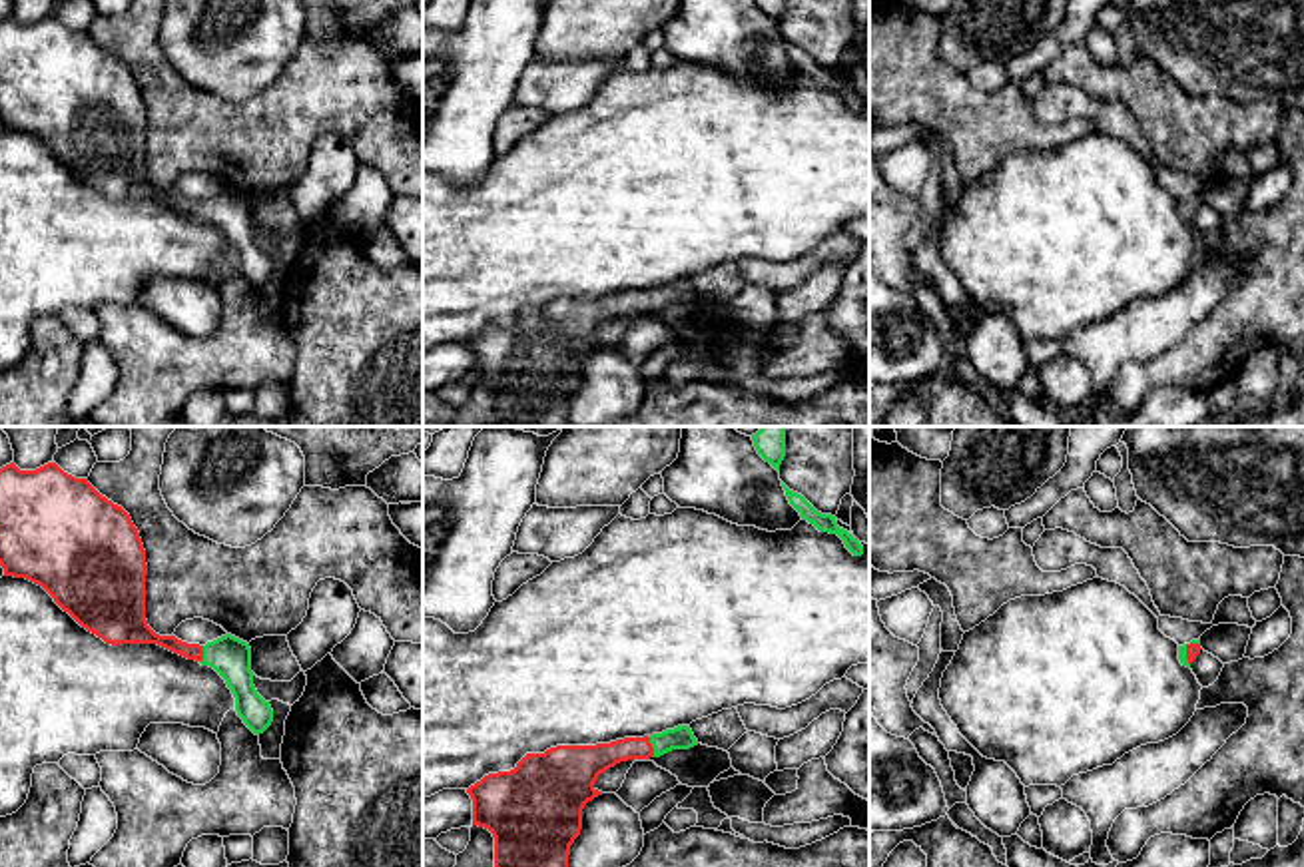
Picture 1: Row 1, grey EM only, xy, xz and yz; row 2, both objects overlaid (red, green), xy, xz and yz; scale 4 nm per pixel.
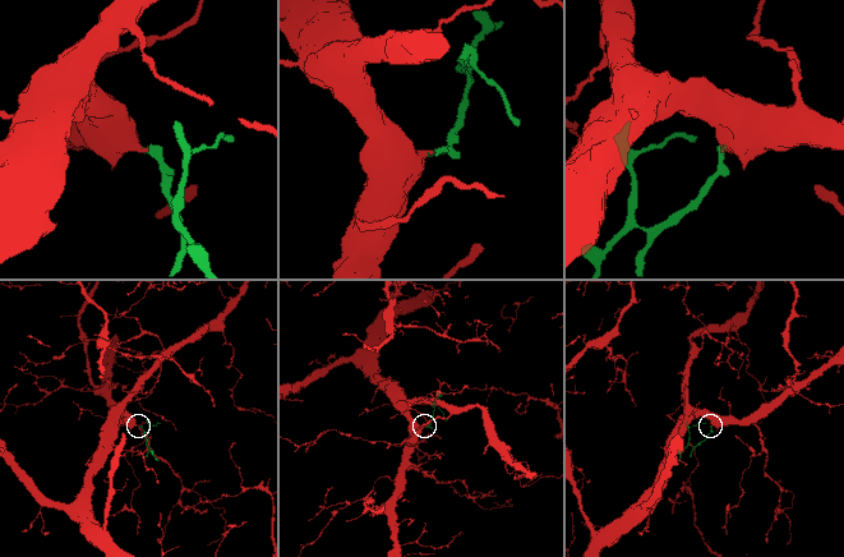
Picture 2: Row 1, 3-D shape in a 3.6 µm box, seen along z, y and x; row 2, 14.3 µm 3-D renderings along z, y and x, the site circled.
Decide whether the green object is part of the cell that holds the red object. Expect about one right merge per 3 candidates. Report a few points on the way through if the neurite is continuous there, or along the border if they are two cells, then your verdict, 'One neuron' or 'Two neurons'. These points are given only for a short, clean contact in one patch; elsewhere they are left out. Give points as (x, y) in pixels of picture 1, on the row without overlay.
Path across: xz (591, 313), (627, 301), (651, 299), (680, 291). One neuron

